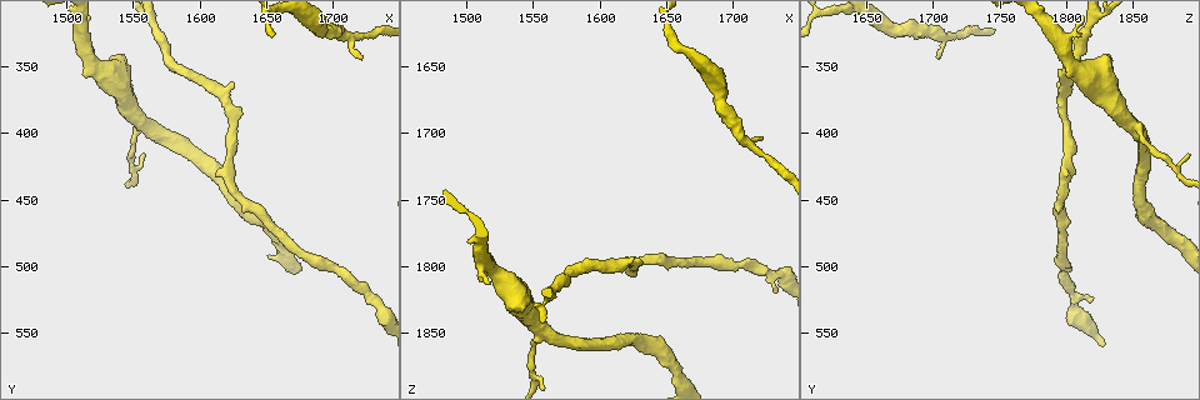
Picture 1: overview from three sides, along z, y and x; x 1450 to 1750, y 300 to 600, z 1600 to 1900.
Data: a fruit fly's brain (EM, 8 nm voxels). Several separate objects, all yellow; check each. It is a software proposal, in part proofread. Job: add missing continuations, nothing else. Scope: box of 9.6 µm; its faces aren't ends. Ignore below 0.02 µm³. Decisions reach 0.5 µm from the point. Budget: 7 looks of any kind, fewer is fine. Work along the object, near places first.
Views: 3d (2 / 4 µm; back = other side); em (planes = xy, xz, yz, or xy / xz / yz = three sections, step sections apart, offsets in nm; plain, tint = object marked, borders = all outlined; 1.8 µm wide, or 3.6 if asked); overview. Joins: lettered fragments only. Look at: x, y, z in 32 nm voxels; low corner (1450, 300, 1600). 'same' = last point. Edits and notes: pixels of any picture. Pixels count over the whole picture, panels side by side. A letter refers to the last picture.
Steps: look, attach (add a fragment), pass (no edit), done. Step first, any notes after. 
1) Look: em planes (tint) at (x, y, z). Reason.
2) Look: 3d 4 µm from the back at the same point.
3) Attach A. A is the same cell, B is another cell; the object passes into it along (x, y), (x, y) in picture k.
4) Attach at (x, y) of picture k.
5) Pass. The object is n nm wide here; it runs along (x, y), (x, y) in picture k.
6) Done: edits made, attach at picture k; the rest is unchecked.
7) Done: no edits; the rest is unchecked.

Look: em xz step 8 (borders) at (1722, 344, 1702). Free end.

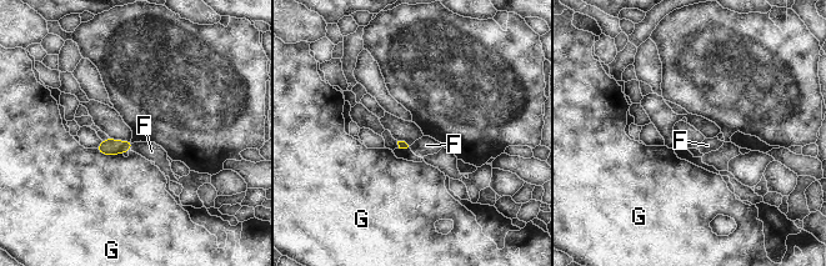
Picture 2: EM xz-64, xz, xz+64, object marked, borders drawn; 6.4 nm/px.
Pass. The longest contact is with G, 180 nm; F and G are other cells; a border runs along (134, 142), (130, 149) in picture 2; none of them fits.

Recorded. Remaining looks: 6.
Look: 3d 4 µm at (1530, 354, 1812). Thick turns thin.

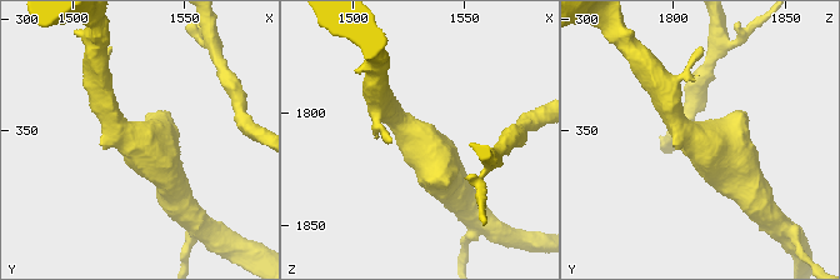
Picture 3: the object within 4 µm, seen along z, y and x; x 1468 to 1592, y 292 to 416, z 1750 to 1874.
Look: em 3.6 µm xy step 8 (borders) at (1529, 357, 1811).

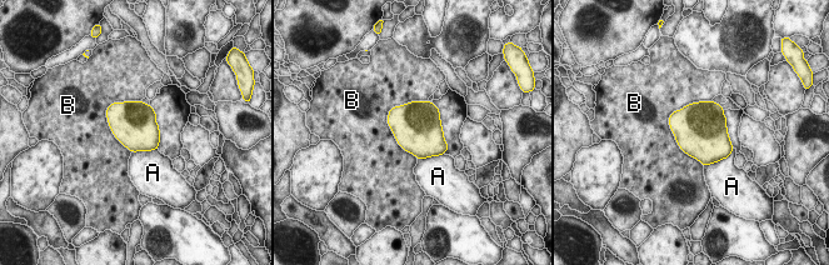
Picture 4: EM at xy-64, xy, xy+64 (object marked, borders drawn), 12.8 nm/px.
Pass. A and B are other cells; a border runs along (443, 153), (418, 159) in picture 4; no lettered fragment goes on from it.

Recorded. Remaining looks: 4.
Look: 3d 4 µm at (1558, 392, 1850). Side arm on a straight run.

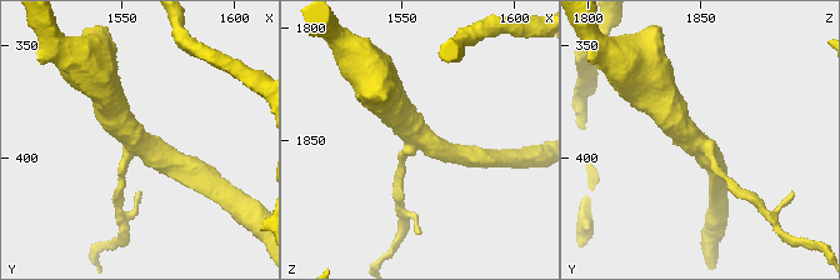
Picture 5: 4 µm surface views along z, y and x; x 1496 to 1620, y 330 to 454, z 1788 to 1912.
Look: em xy step 4 (borders) at (1558, 394, 1847). Shape alone is not enough.

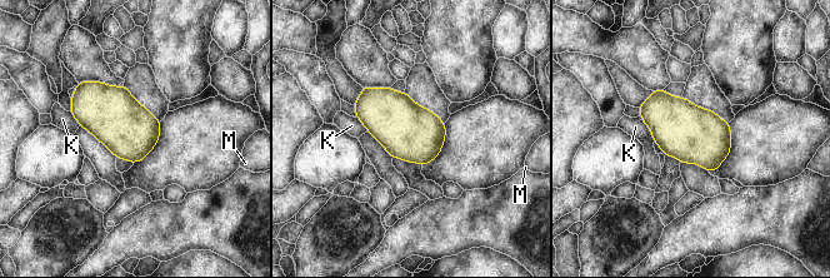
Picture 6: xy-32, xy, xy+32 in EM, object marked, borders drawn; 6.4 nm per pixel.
Pass. The object is 360 nm wide here; the longest contact is with K, 190 nm; K and M are other cells; none of them fits.

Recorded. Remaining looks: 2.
Done: no edits; the rest is unchecked.

